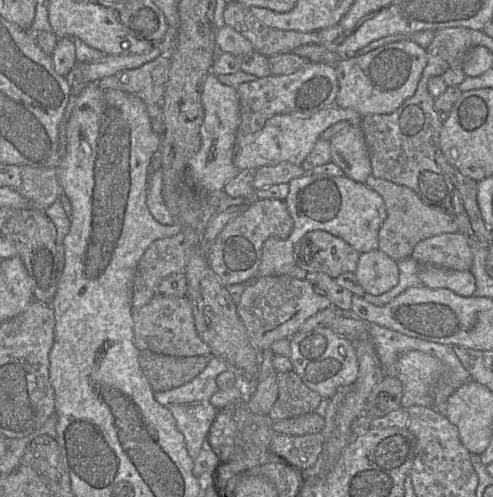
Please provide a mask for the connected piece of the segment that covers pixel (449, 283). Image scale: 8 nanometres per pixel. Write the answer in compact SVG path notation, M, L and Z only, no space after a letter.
M421 265L418 274L424 286L445 288L463 297L471 297L476 290L475 277L468 271L452 270L434 265Z

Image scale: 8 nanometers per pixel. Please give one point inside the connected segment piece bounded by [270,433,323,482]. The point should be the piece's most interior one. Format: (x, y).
(300, 452)

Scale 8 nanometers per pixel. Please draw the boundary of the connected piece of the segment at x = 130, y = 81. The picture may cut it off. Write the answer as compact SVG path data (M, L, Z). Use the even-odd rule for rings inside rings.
M160 55L139 68L120 71L97 82L102 88L117 89L140 98L147 107L153 131L162 136L164 131L164 99L170 68L168 56Z

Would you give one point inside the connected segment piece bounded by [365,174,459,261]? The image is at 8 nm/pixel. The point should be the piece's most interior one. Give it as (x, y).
(409, 220)

